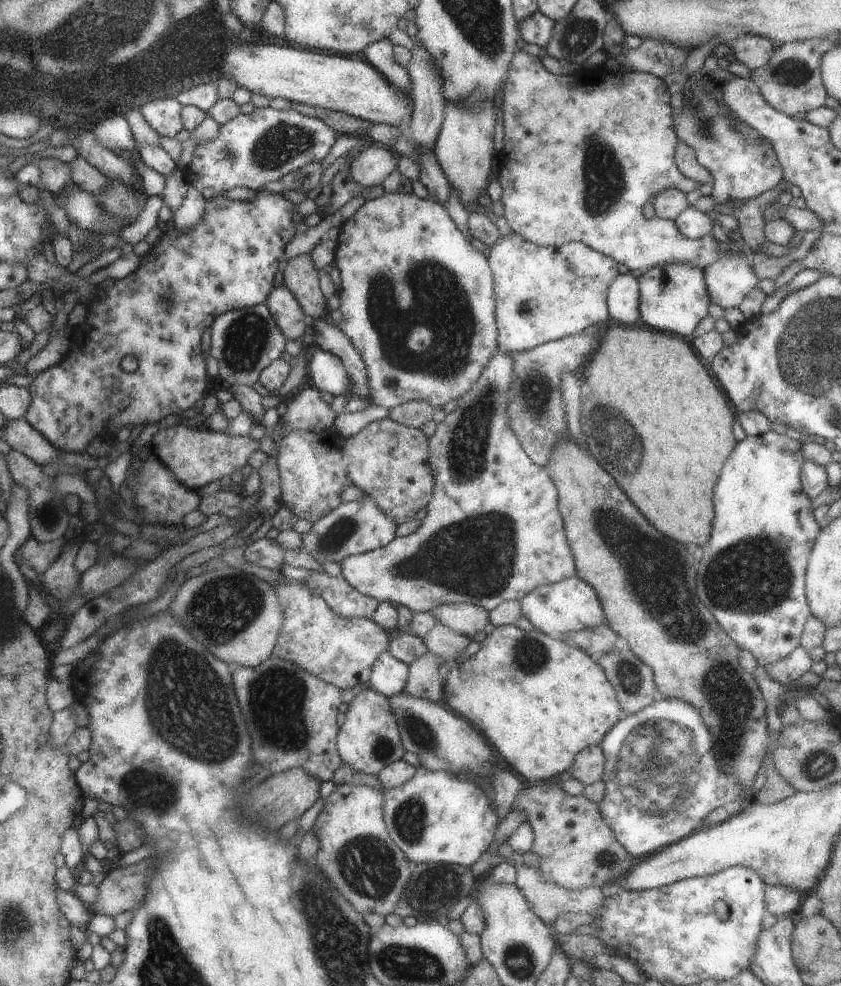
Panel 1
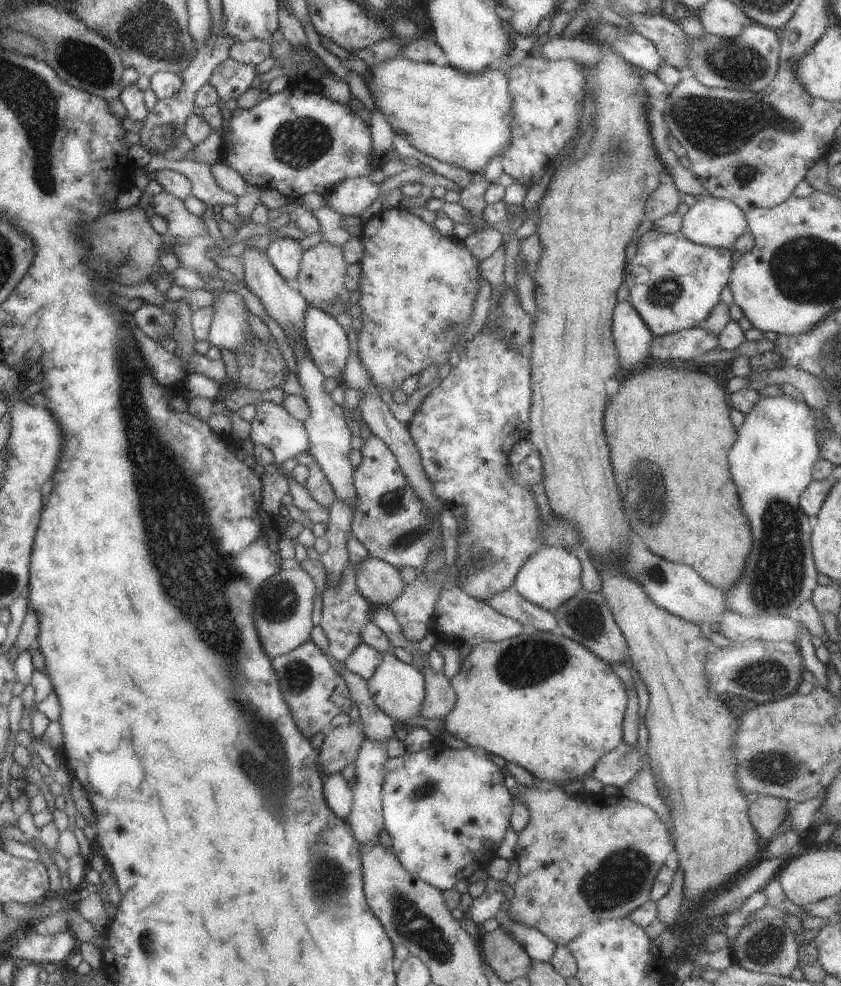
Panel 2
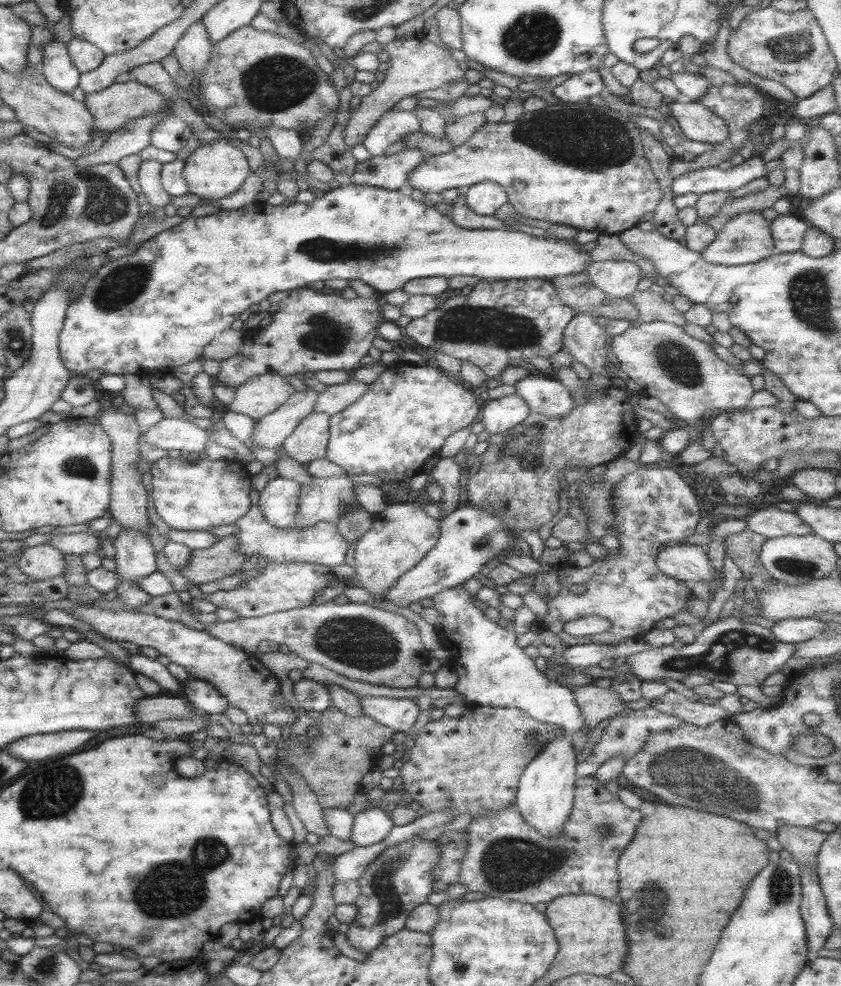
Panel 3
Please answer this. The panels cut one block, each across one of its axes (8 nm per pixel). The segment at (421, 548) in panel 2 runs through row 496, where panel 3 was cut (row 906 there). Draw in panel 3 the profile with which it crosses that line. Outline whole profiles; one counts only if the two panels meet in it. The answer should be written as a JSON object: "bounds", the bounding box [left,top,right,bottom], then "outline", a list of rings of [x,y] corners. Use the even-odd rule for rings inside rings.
{"bounds":[346,835,441,954],"outline":[[[414,835],[404,842],[386,847],[360,875],[357,915],[349,924],[346,938],[352,948],[370,954],[385,937],[405,929],[408,915],[414,908],[427,902],[433,892],[434,867],[441,857],[441,846],[433,840]]]}

